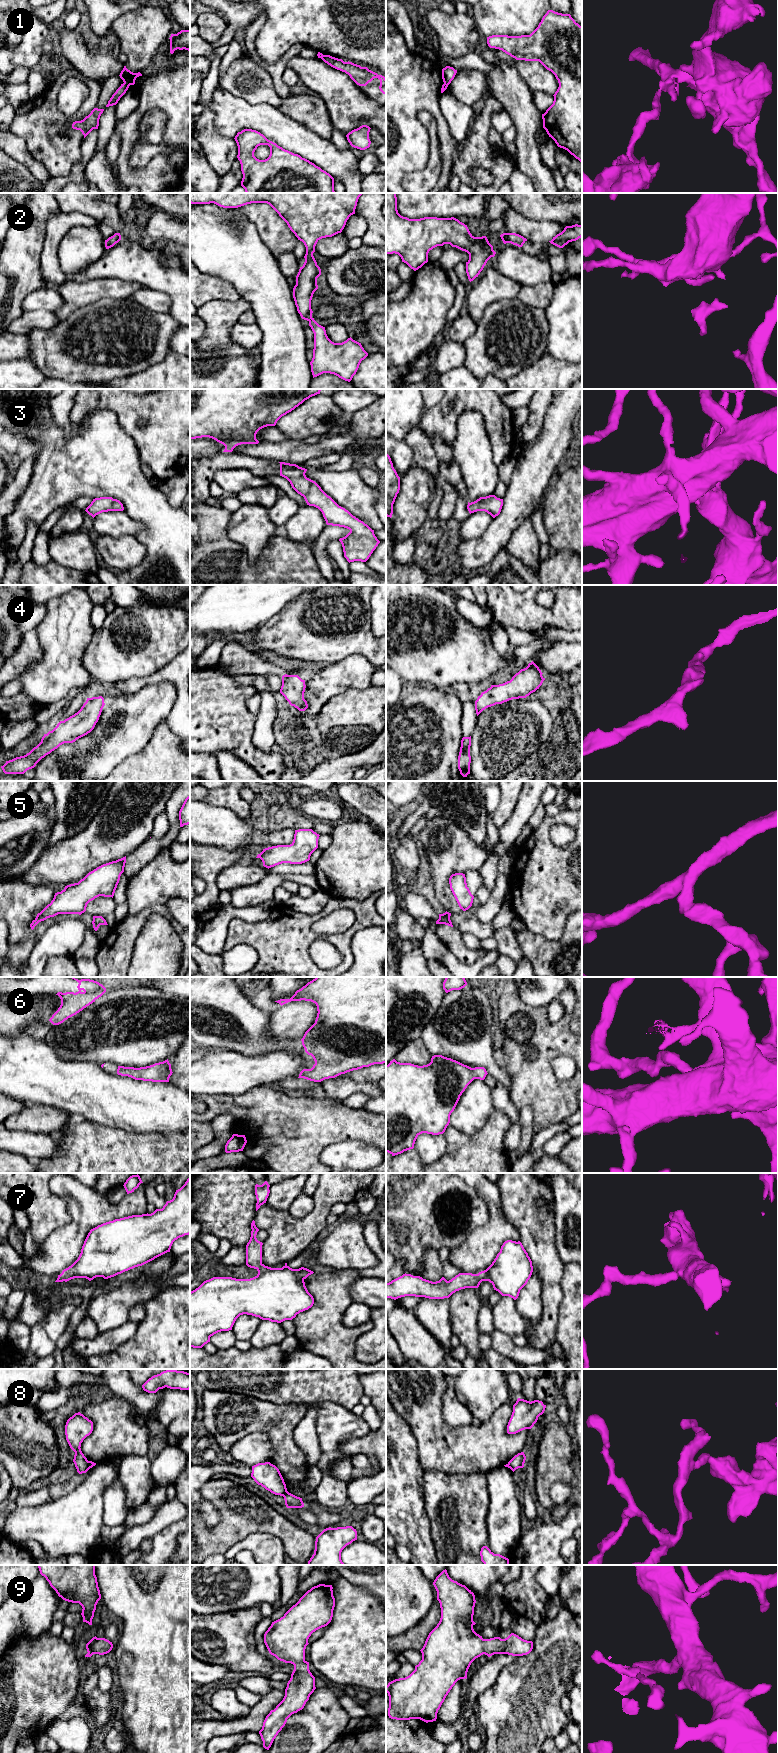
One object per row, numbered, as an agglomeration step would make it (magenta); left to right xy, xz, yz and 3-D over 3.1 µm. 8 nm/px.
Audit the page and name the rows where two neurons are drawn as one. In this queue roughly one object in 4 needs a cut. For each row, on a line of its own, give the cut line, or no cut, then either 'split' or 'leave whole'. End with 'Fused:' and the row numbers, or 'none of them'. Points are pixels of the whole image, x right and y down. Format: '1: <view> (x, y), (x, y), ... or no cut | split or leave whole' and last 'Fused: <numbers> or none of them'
1: xy (124, 82), (129, 85) | split
2: no cut | leave whole
3: no cut | leave whole
4: no cut | leave whole
5: no cut | leave whole
6: no cut | leave whole
7: no cut | leave whole
8: xz (286, 1490), (282, 1495) | split
9: no cut | leave whole
Fused: 1, 8

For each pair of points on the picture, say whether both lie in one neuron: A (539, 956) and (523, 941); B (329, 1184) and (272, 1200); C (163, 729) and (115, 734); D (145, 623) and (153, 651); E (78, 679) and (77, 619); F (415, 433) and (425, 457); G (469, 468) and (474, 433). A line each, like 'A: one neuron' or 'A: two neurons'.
A: one neuron
B: two neurons
C: two neurons
D: one neuron
E: one neuron
F: one neuron
G: one neuron

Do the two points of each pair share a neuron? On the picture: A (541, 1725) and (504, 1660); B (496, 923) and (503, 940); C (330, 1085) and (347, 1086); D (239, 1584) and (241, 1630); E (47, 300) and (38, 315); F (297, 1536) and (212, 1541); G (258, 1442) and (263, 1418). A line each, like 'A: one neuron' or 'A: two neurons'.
A: two neurons
B: two neurons
C: one neuron
D: two neurons
E: two neurons
F: one neuron
G: two neurons

